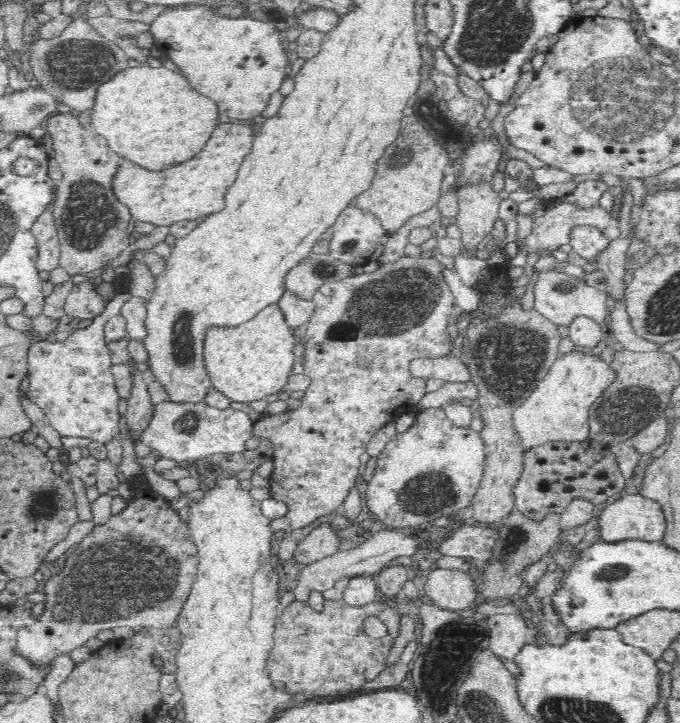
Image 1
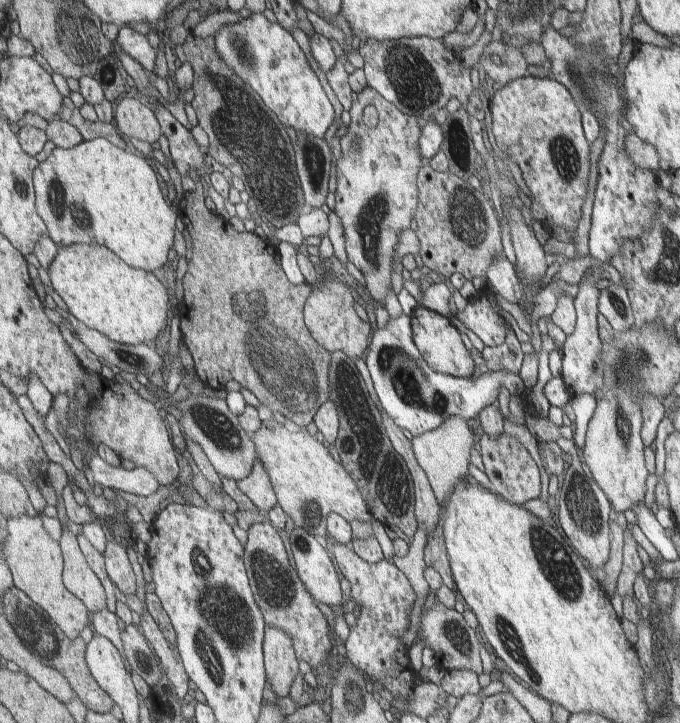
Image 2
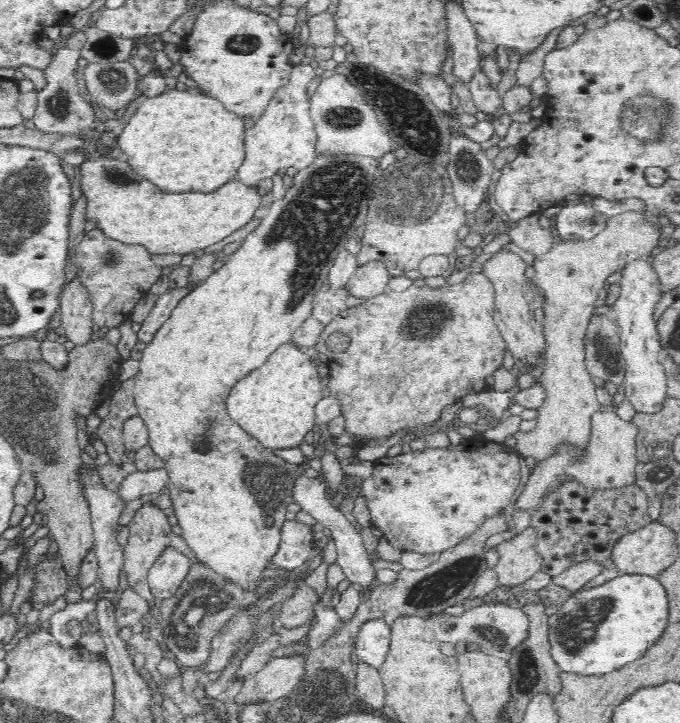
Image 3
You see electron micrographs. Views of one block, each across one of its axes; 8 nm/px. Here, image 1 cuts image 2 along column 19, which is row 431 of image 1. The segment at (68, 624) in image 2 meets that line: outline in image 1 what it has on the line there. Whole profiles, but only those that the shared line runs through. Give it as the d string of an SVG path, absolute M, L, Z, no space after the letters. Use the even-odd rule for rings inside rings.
M576 348L567 354L560 353L556 360L550 364L548 373L537 381L536 388L529 392L528 398L522 402L518 409L512 414L512 422L525 448L534 444L544 444L548 440L564 440L574 442L589 439L589 410L598 398L602 398L604 392L614 383L616 373L610 365L608 355L594 356L592 351L584 349L584 352L577 352Z

